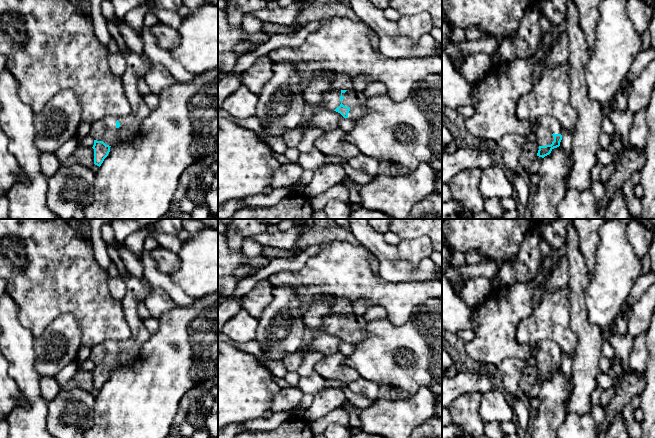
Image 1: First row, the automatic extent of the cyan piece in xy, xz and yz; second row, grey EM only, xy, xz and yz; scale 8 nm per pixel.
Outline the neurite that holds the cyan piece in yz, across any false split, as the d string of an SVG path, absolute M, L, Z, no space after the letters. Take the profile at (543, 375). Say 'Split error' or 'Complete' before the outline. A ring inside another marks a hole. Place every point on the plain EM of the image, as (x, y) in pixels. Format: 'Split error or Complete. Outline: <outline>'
Split error. Outline: M543 340L536 346L536 367L539 370L536 384L530 391L524 394L524 398L529 400L538 397L542 383L549 379L554 372L560 370L562 364L562 351L553 341Z

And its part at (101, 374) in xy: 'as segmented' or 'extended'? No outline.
extended

